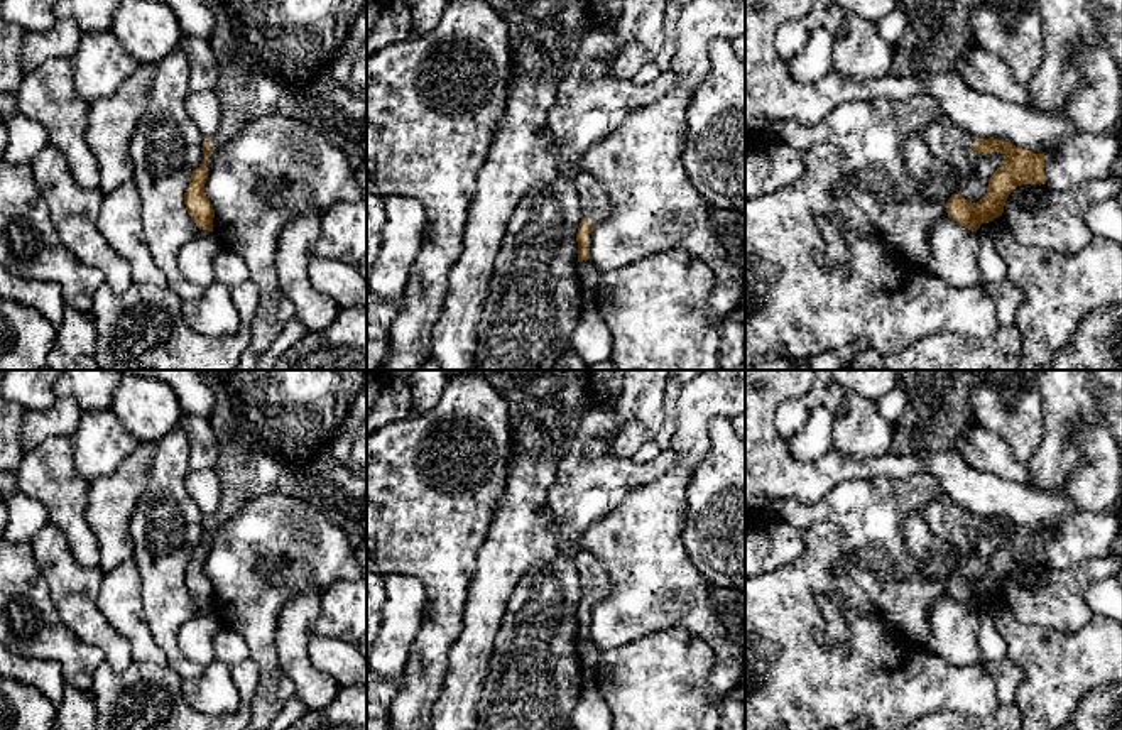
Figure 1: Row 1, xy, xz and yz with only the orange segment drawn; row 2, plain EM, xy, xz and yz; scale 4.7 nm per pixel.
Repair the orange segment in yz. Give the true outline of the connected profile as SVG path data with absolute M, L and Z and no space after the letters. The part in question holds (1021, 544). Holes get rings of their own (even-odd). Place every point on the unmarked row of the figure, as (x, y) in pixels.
M945 492L933 500L923 517L929 529L960 551L973 546L977 532L1000 531L1002 544L992 553L987 573L972 581L961 573L953 573L946 581L948 595L961 605L977 610L982 602L989 602L1004 591L1009 573L1021 563L1046 563L1044 532L1034 532L997 517L975 517L968 509L953 502Z

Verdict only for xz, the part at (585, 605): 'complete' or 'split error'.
split error

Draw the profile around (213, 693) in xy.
M218 661L204 667L201 676L184 681L182 696L191 708L206 716L230 715L240 705L231 667Z

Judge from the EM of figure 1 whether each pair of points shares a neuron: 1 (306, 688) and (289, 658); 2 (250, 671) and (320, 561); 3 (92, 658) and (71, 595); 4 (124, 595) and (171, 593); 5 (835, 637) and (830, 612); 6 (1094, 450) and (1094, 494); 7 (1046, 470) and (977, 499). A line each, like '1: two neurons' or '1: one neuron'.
1: one neuron
2: two neurons
3: two neurons
4: two neurons
5: one neuron
6: one neuron
7: two neurons

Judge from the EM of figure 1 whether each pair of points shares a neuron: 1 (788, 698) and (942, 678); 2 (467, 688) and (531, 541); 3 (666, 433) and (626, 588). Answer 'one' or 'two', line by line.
1: one
2: one
3: two

